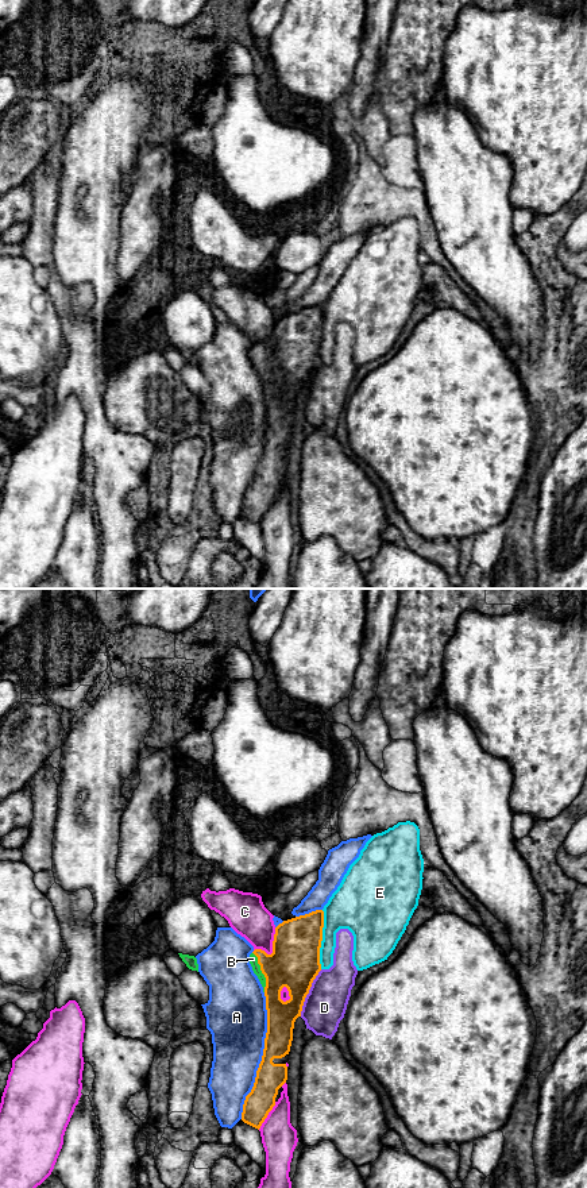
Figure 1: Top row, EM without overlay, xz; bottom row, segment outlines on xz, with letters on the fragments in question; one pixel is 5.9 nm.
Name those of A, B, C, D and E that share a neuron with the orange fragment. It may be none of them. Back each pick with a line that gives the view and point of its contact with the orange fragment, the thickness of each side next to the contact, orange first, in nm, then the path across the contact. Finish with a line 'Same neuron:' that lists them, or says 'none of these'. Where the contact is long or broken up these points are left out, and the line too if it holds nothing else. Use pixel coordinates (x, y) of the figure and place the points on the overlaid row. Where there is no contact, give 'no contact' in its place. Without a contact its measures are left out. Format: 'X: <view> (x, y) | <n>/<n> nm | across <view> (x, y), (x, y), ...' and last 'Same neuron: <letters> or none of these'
B: xz (262, 972) | 300/50 nm
Same neuron: B

